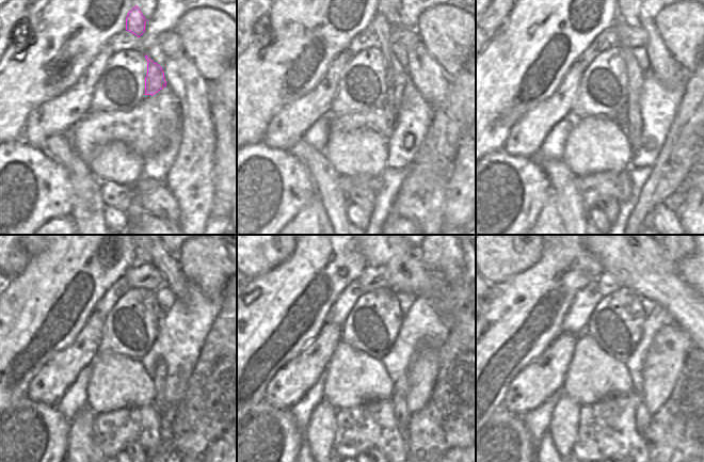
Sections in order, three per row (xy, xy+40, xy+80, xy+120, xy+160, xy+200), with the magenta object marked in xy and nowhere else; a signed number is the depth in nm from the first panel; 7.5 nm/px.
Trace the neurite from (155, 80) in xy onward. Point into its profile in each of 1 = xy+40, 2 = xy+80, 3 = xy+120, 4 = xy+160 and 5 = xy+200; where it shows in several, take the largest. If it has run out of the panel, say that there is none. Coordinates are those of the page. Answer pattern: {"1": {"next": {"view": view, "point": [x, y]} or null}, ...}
{"1": {"next": {"view": "xy+40", "point": [396, 77]}}, "2": {"next": {"view": "xy+80", "point": [635, 75]}}, "3": {"next": {"view": "xy+120", "point": [160, 381]}}, "4": {"next": {"view": "xy+160", "point": [402, 415]}}, "5": {"next": {"view": "xy+200", "point": [642, 415]}}}

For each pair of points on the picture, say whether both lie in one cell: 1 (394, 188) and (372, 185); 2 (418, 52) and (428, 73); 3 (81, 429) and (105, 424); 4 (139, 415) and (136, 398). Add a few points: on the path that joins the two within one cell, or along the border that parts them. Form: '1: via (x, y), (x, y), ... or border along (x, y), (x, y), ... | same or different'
1: border along (380, 176), (381, 188), (376, 193) | different
2: via (420, 58), (420, 65), (422, 67) | same
3: border along (96, 415), (93, 442) | different
4: border along (153, 403), (118, 408), (112, 411) | different

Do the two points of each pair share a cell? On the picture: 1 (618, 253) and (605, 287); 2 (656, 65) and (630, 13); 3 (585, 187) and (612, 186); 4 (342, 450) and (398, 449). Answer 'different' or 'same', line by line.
1: different
2: same
3: same
4: same

